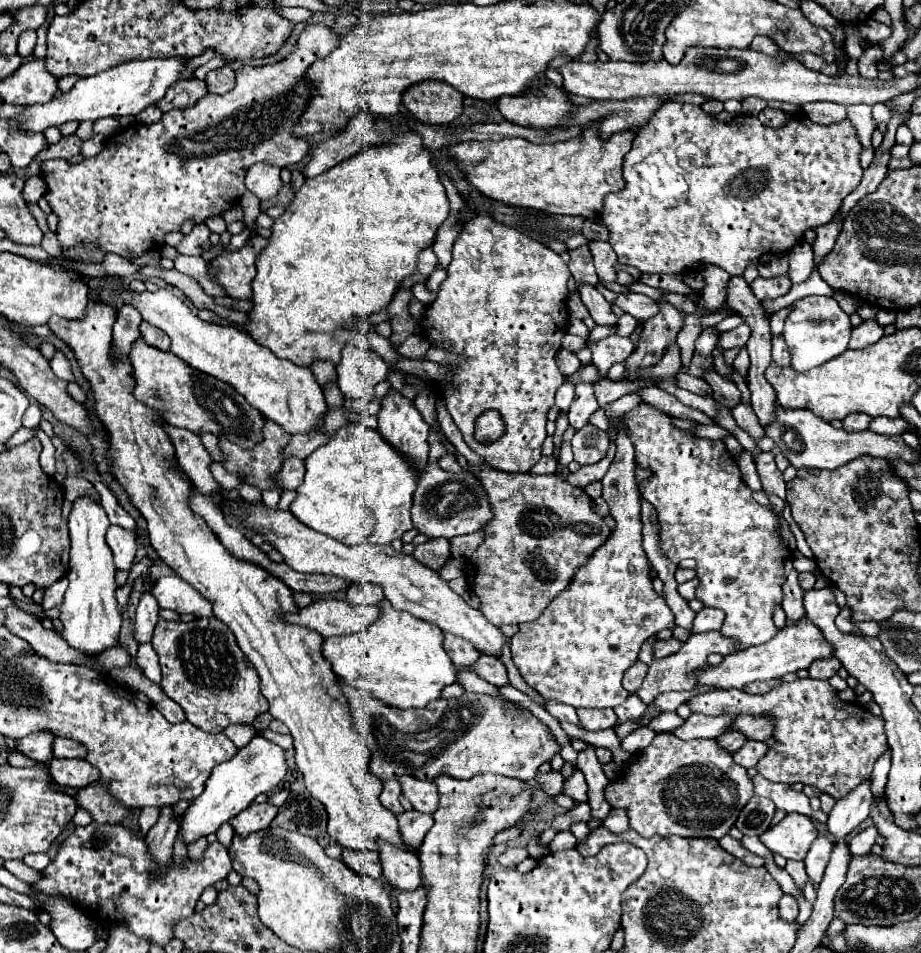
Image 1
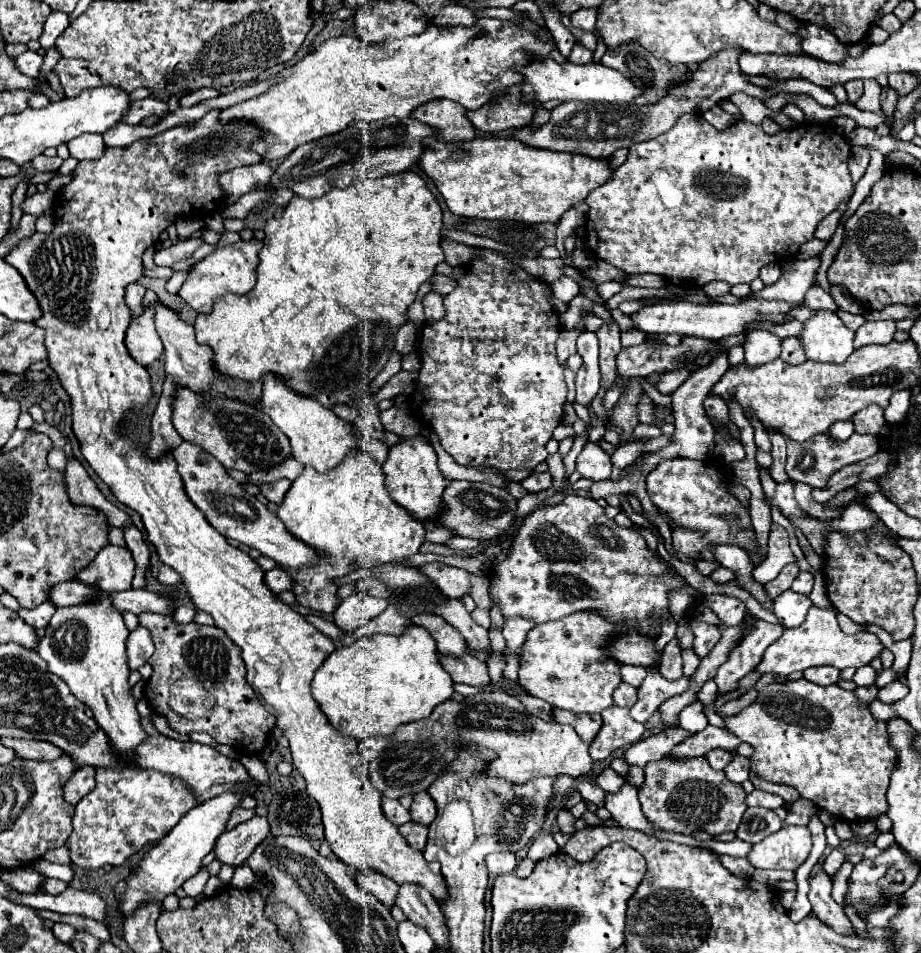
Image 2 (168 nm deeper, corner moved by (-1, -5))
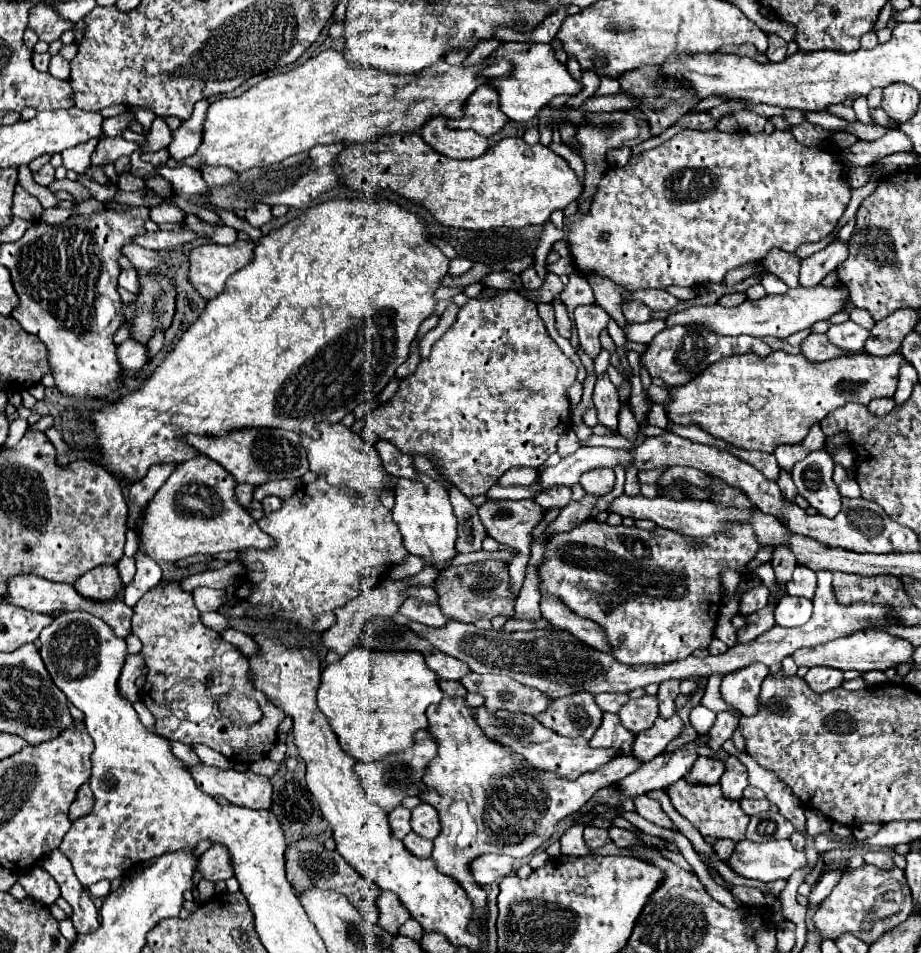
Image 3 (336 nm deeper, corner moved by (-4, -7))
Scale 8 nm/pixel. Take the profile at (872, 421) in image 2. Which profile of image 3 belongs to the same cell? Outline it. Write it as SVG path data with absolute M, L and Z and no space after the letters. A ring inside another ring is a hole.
M880 398L880 400L872 400L868 404L868 412L876 414L876 416L886 416L892 408L894 408L894 400L892 398Z

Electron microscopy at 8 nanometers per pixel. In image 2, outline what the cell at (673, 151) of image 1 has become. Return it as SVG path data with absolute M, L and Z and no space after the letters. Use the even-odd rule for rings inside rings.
M685 114L677 120L677 124L669 132L665 132L653 140L633 144L633 148L629 148L629 156L627 156L625 164L615 168L613 176L603 186L589 192L589 196L585 198L585 202L589 206L585 246L589 248L589 252L593 252L593 256L597 256L599 260L605 260L607 264L611 264L627 274L657 274L685 290L687 290L687 286L703 288L705 284L713 282L713 280L725 280L729 284L749 284L751 280L755 280L759 276L759 270L765 264L773 264L773 262L783 264L787 260L793 260L799 246L815 238L817 224L827 214L831 214L843 200L847 200L853 194L853 182L849 176L849 168L847 168L849 152L851 152L851 146L841 134L837 134L835 130L823 128L819 124L801 124L791 130L781 130L781 132L769 136L763 132L761 126L745 122L745 120L737 120L727 130L717 132L701 114Z

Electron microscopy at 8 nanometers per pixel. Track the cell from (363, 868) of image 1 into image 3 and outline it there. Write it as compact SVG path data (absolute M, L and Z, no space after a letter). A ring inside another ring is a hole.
M382 890L380 900L376 904L378 904L378 910L380 910L378 922L390 934L396 934L398 928L410 918L410 914L404 910L404 906L400 906L400 898L396 898L396 894L388 894L386 890Z

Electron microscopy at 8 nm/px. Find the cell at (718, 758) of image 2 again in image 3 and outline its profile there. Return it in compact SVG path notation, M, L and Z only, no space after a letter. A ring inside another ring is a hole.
M700 756L692 770L686 774L686 780L688 782L698 782L698 784L716 784L720 780L724 772L724 762L718 760L718 758L706 758L706 756Z

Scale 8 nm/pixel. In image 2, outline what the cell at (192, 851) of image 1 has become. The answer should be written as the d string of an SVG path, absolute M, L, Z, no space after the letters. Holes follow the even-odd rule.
M201 868L201 872L197 874L197 876L193 876L193 878L189 878L185 884L183 884L183 890L185 890L185 894L191 898L196 898L203 892L203 886L205 886L205 882L209 880L209 874L207 874L207 870L205 868Z

